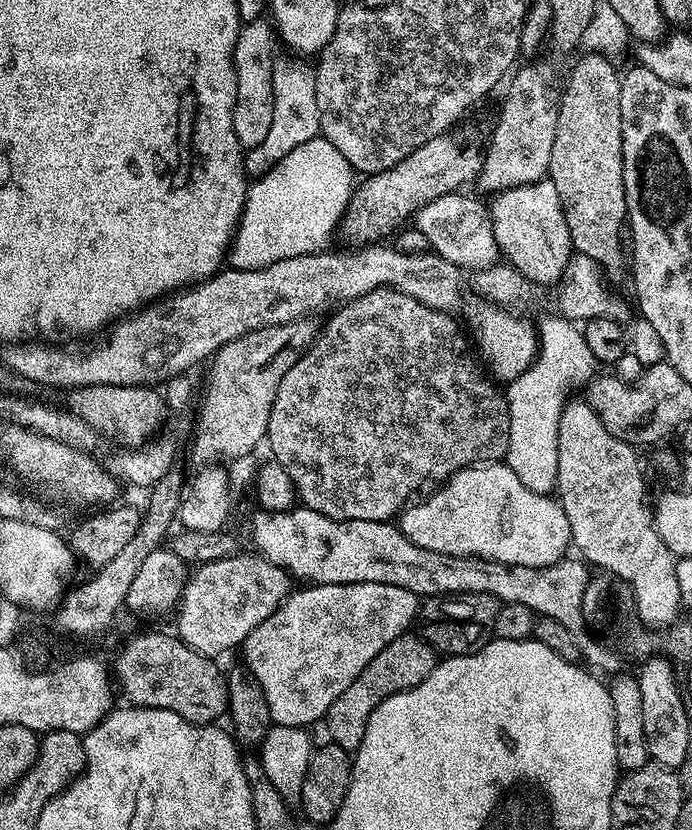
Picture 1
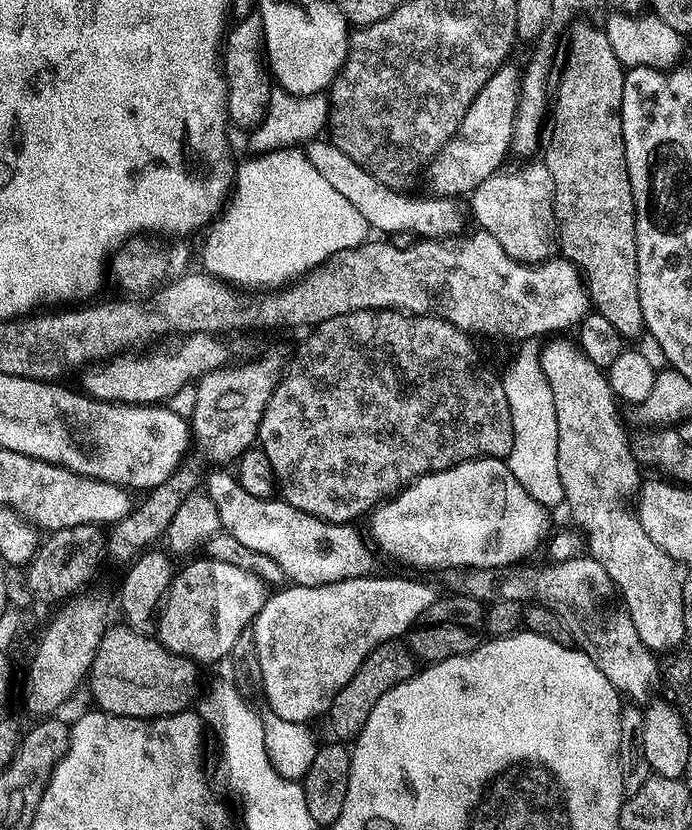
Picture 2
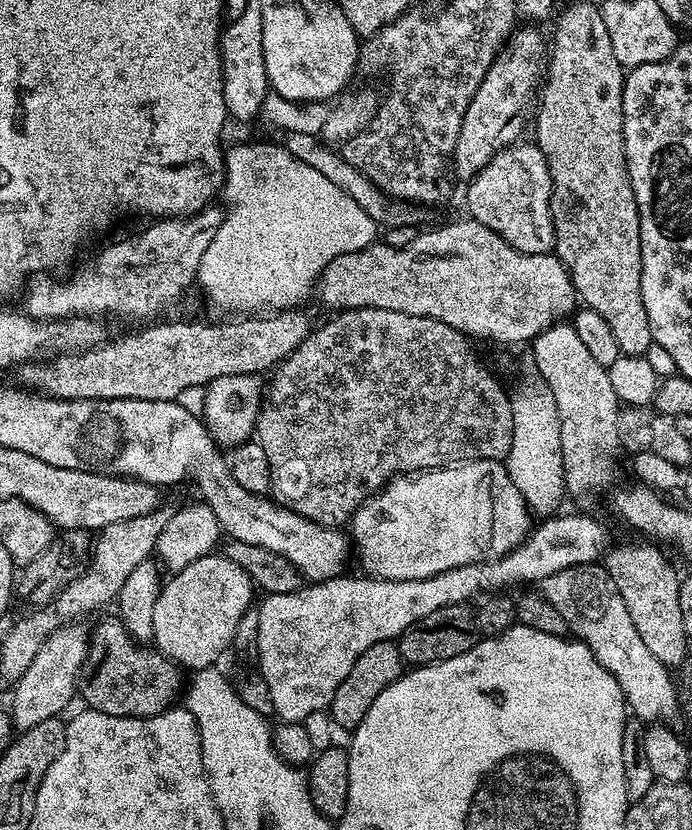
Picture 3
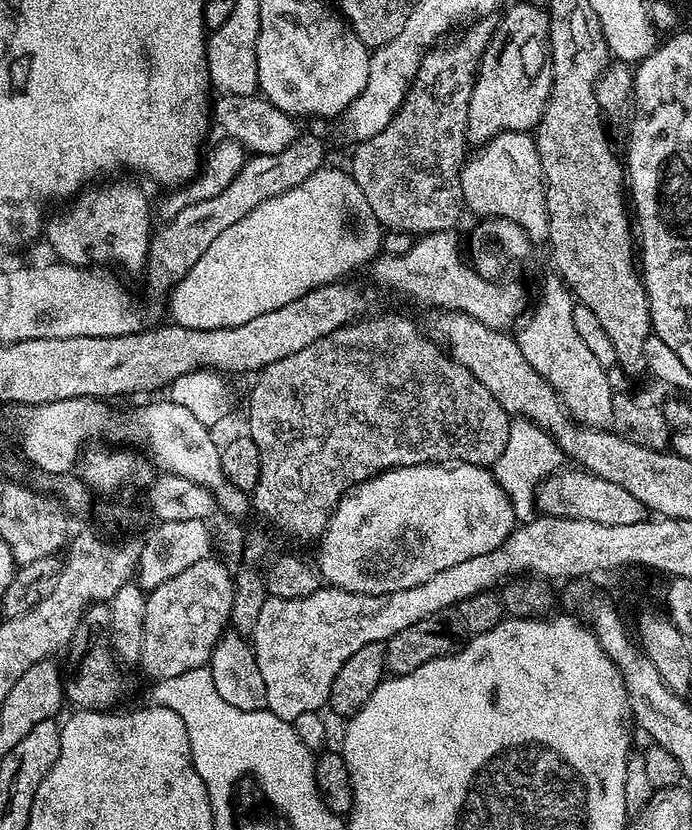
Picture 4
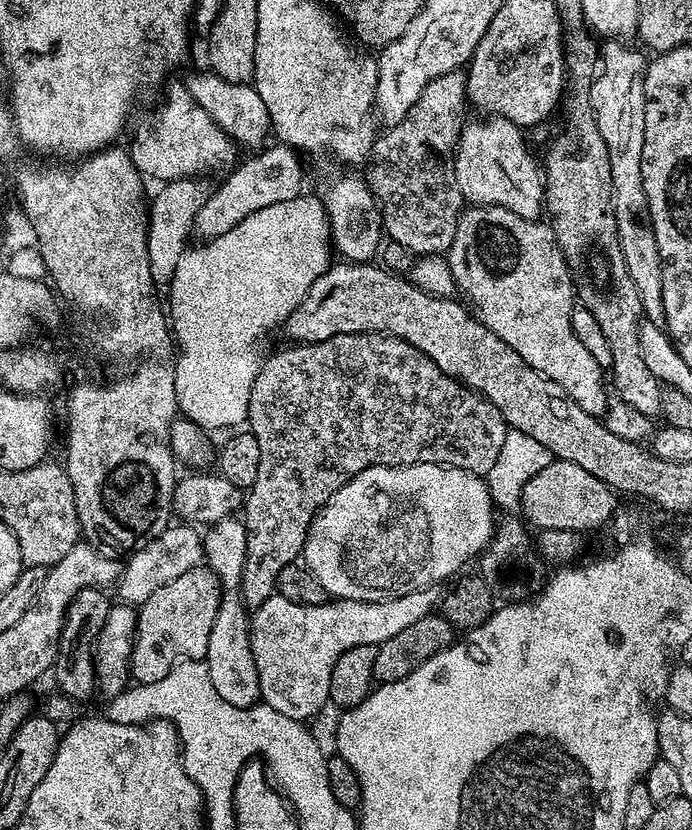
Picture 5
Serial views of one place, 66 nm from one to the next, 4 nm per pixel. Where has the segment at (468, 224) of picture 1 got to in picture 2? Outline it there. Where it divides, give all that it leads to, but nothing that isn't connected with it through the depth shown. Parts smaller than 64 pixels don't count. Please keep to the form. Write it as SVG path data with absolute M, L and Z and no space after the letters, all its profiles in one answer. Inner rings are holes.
M331 139L311 140L306 144L306 151L308 161L322 174L322 178L362 214L370 228L372 226L385 232L385 235L413 233L419 239L448 240L457 237L456 234L460 233L466 224L468 208L461 199L435 194L429 195L430 198L420 198L396 192L389 183L377 179L364 167L358 166L354 158L342 154L342 150L338 150L338 146L332 143Z

